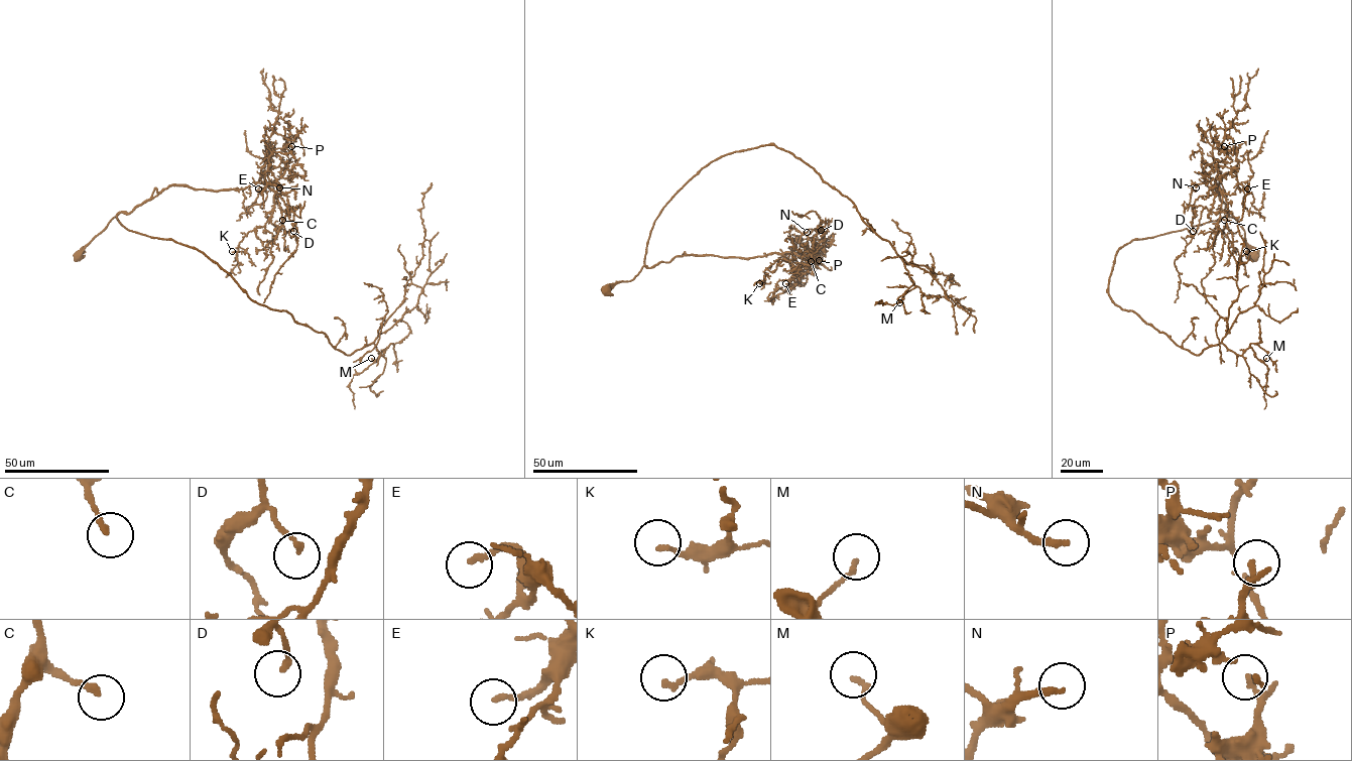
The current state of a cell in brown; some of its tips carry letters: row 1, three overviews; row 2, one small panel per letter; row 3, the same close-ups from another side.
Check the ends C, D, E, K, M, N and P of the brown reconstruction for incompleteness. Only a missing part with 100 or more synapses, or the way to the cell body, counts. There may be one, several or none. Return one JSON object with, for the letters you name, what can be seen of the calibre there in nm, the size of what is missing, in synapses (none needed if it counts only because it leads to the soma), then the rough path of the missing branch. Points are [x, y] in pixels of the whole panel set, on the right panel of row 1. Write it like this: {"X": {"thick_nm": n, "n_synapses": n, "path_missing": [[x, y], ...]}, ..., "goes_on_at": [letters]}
{"N": {"thick_nm": 200, "n_synapses": 180, "path_missing": [[1196, 187], [1194, 180], [1189, 181], [1173, 169]]}, "goes_on_at": ["N"]}

